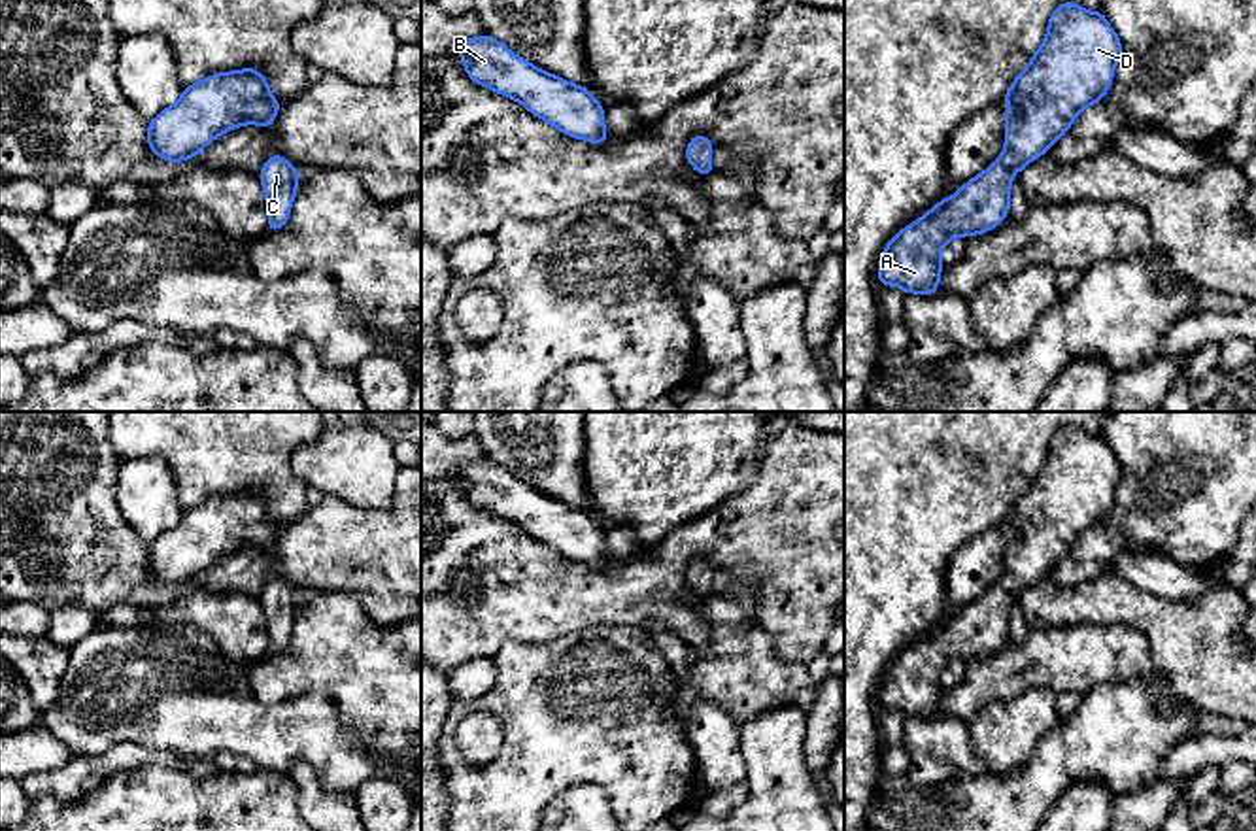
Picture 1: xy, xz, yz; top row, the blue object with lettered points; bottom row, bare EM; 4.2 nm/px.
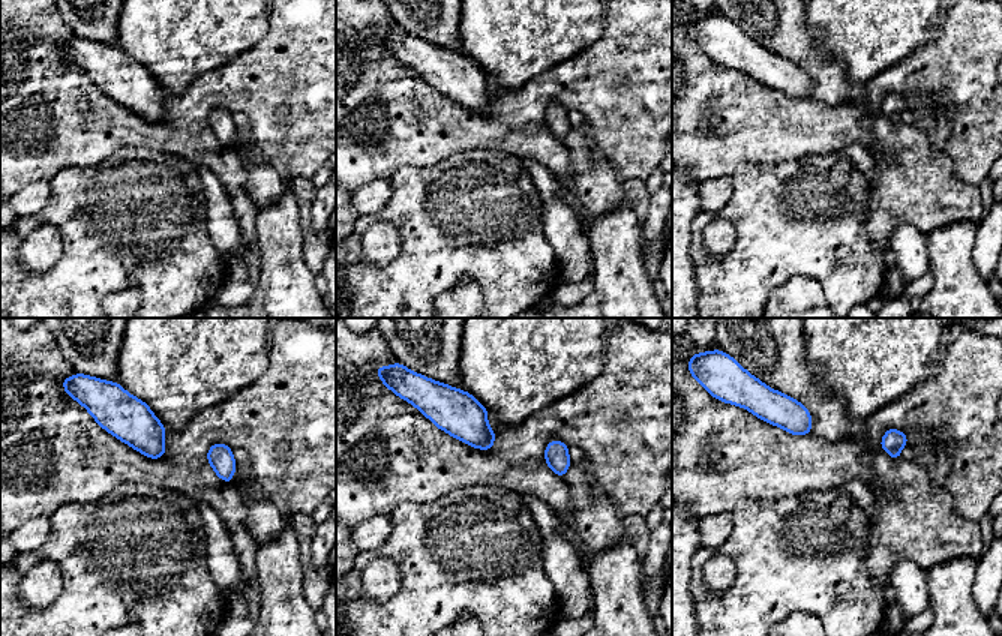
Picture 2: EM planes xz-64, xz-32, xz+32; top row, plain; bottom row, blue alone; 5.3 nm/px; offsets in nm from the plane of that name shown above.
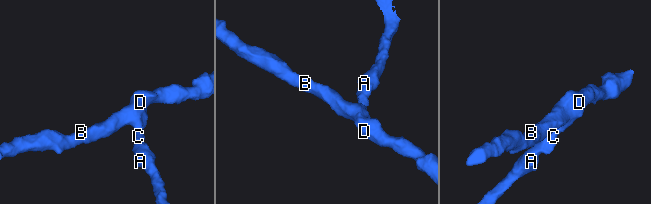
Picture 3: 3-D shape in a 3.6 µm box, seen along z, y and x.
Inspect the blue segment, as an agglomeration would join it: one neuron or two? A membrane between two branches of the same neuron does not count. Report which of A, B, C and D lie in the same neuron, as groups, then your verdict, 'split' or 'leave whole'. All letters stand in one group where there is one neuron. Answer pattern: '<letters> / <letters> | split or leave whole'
A B C D | leave whole

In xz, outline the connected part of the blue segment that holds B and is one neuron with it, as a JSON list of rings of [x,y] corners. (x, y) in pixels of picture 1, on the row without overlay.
[[[484,457],[461,465],[457,478],[463,482],[465,495],[474,506],[487,510],[497,517],[510,519],[563,557],[593,567],[612,563],[604,553],[604,531],[591,514],[536,491],[493,459]]]

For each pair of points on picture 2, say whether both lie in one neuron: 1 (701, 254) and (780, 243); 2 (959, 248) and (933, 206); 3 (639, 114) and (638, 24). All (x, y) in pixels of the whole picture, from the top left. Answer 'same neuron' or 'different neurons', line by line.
1: same neuron
2: different neurons
3: same neuron

